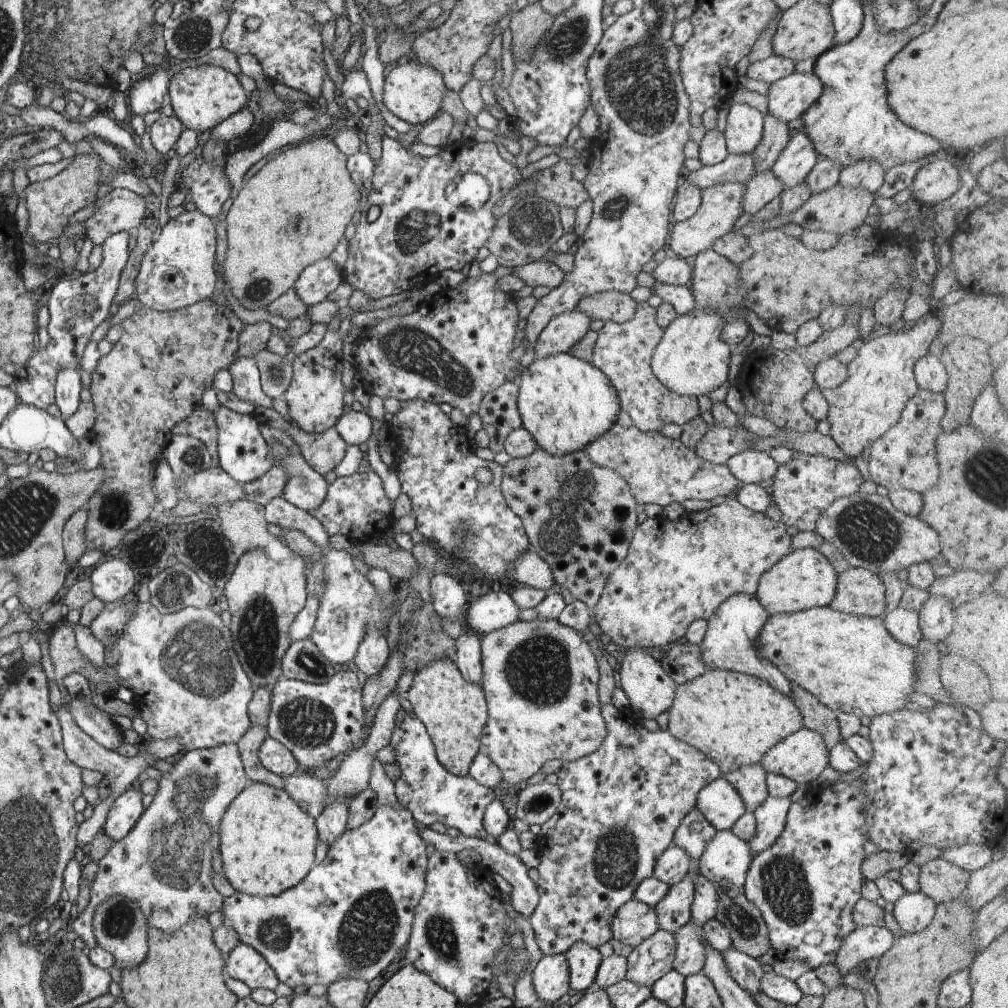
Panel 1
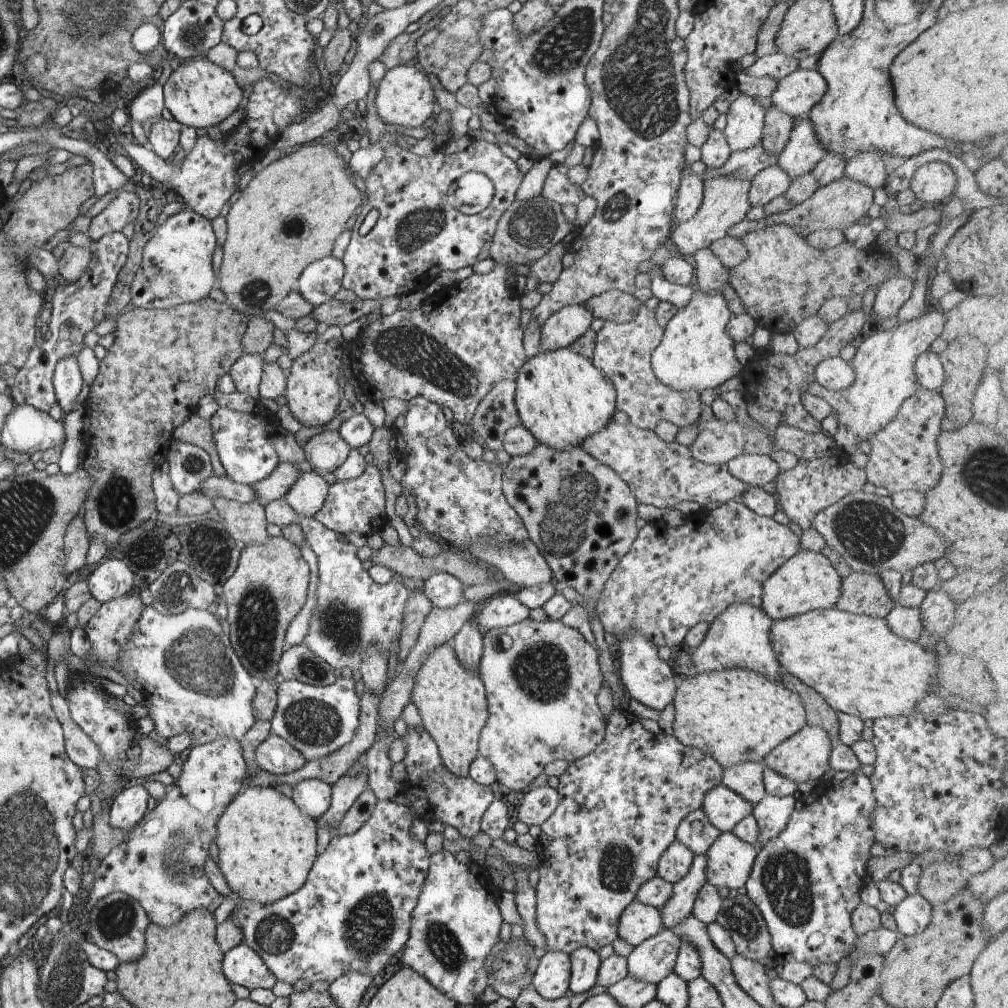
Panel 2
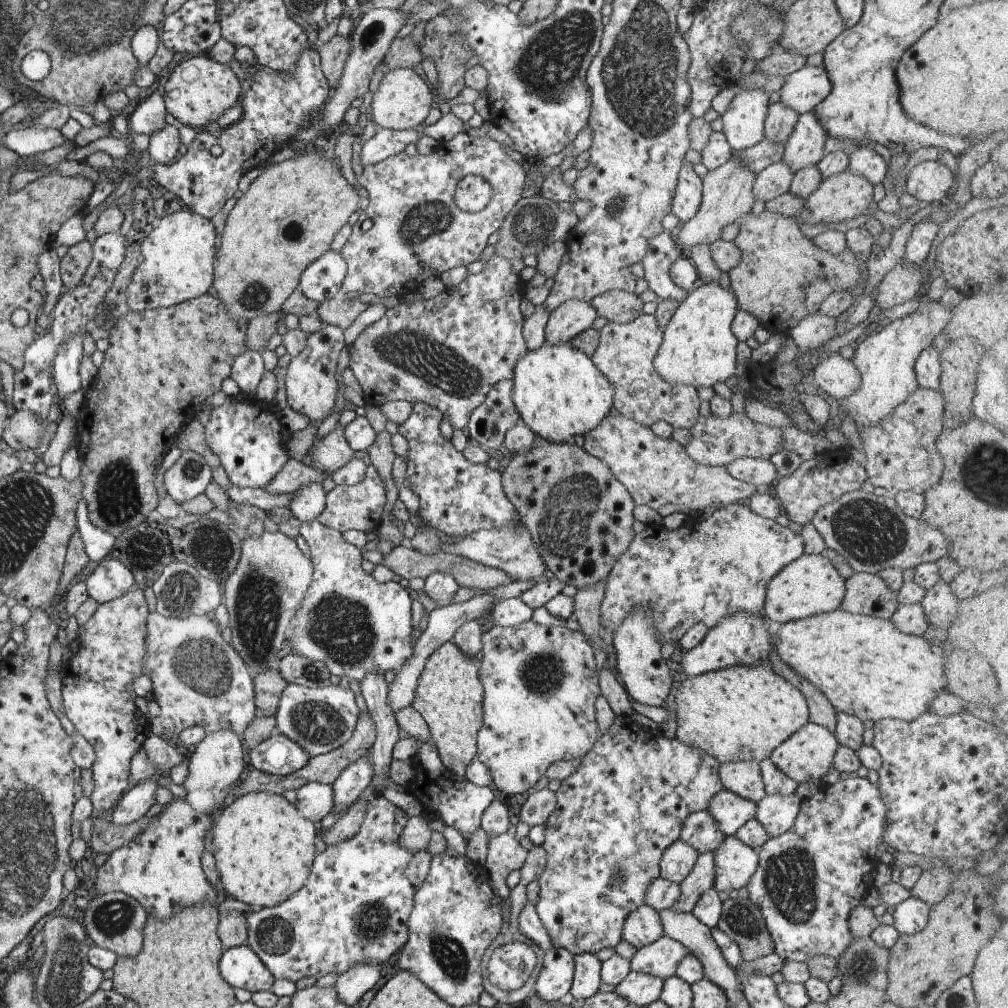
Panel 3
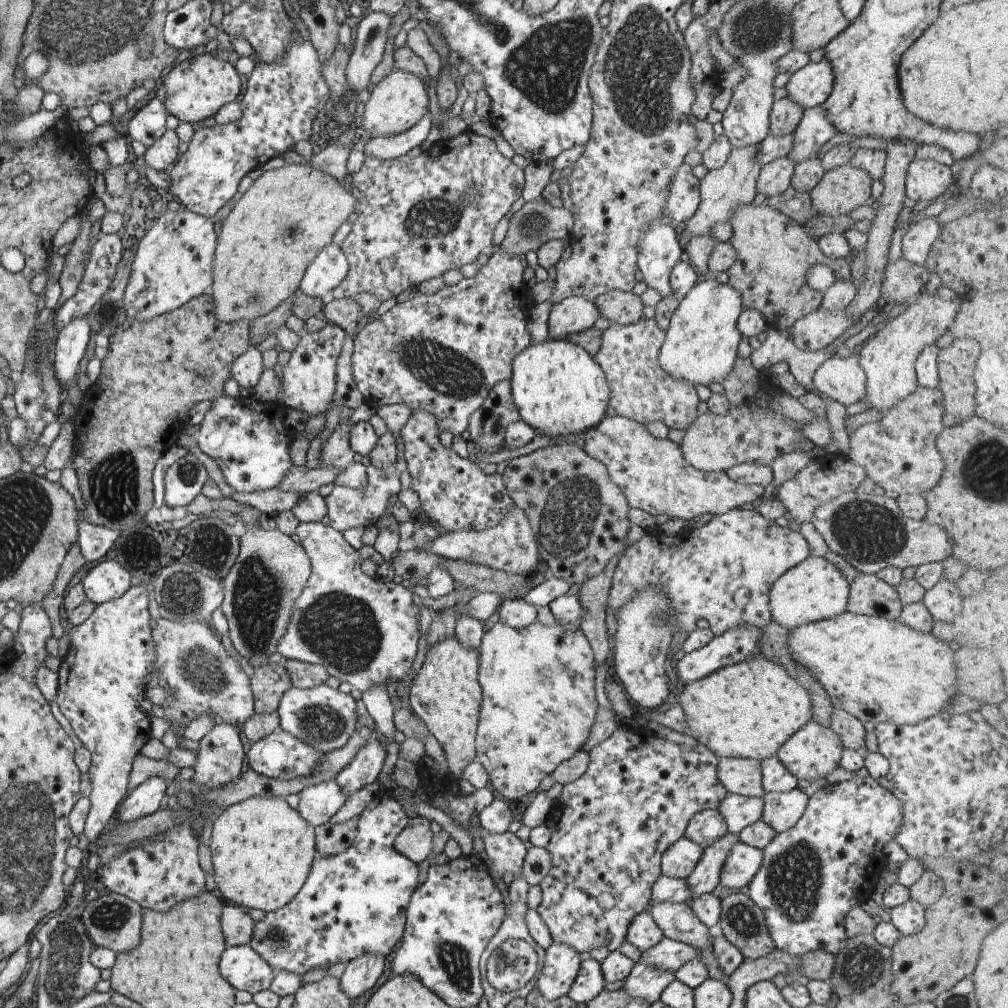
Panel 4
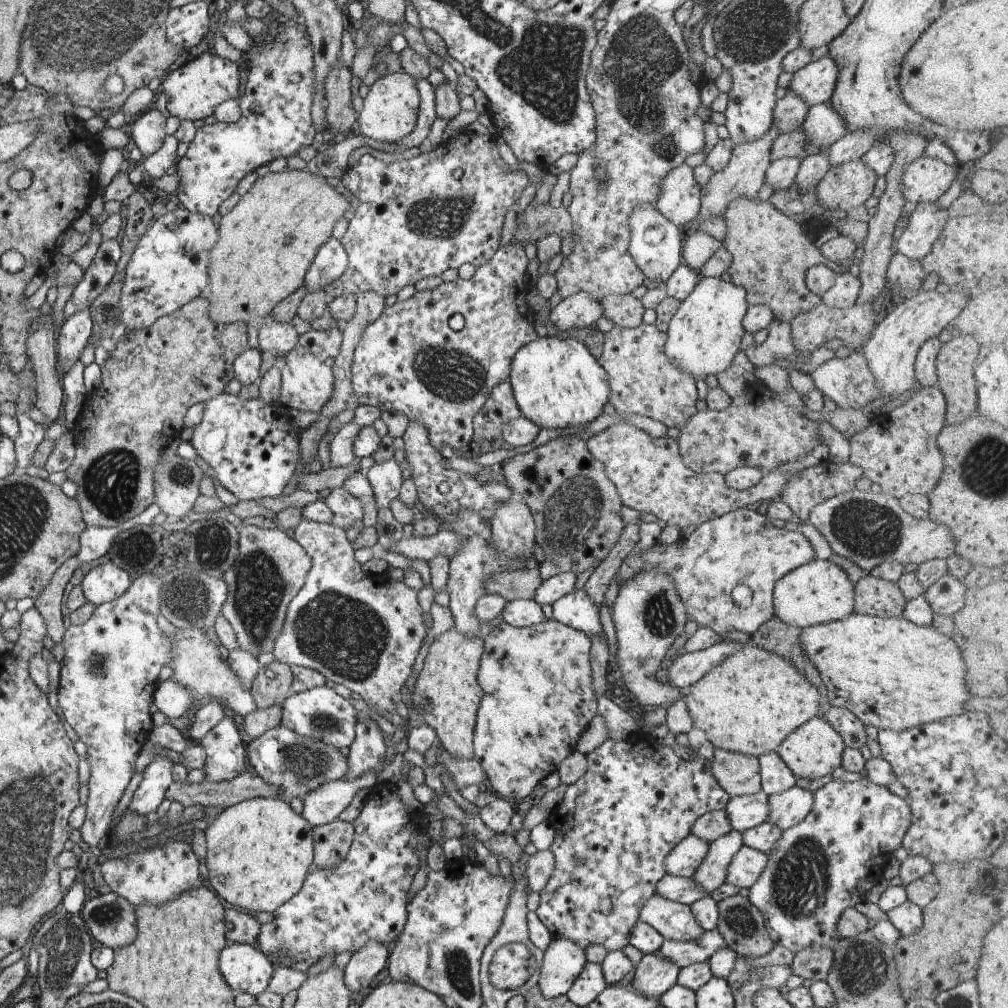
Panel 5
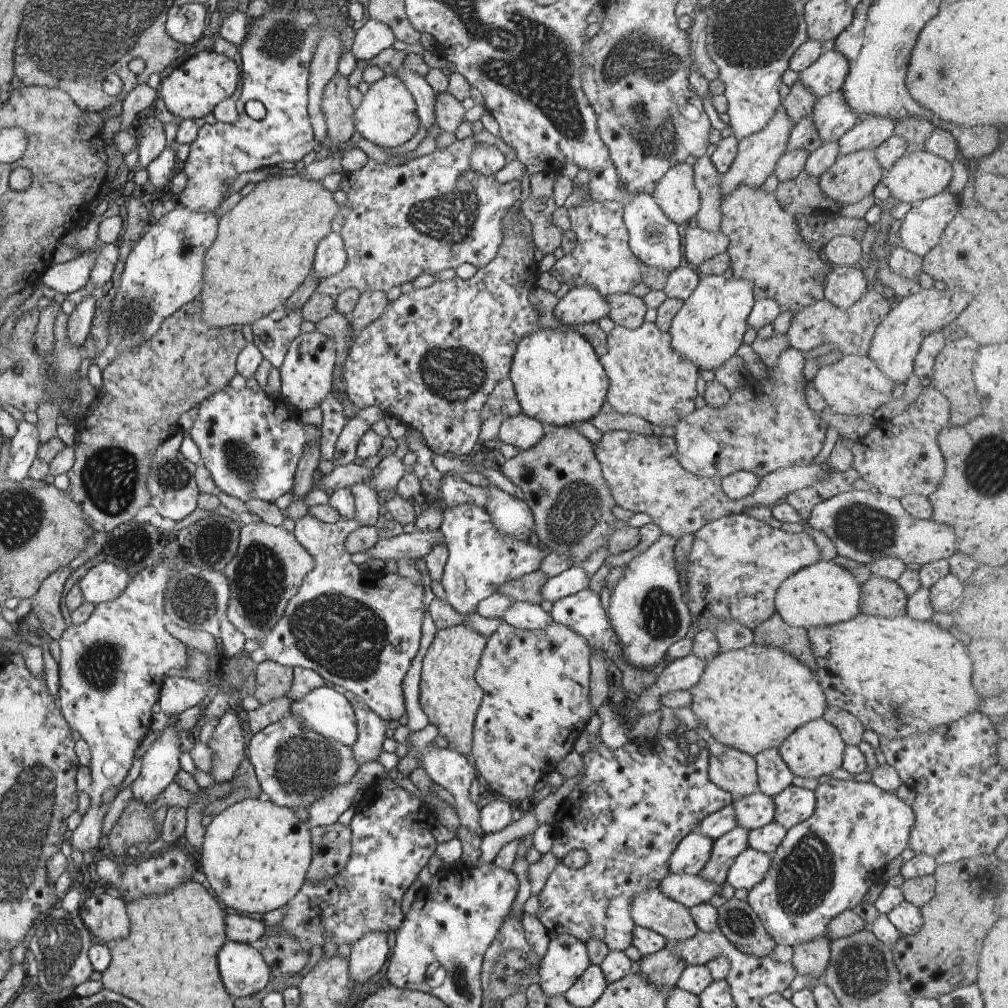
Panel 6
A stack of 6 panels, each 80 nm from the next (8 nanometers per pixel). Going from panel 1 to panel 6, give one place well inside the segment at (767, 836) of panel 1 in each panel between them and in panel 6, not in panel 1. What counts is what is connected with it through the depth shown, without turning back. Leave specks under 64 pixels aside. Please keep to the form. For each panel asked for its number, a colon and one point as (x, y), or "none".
2: (772, 813)
3: (777, 813)
4: (781, 811)
5: (786, 809)
6: (793, 805)

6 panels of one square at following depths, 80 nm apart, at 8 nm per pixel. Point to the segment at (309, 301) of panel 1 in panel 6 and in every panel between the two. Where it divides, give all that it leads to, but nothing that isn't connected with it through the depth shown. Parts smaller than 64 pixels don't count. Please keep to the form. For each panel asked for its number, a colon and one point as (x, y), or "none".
2: (321, 280)
3: (322, 279)
4: (329, 268)
5: (331, 260)
6: (330, 257)

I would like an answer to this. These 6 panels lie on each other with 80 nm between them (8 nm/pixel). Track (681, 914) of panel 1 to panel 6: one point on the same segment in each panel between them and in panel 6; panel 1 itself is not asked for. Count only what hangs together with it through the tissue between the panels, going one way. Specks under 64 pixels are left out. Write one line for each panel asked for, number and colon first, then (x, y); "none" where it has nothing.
2: (680, 906)
3: (701, 879)
4: (706, 876)
5: (711, 874)
6: (725, 849)

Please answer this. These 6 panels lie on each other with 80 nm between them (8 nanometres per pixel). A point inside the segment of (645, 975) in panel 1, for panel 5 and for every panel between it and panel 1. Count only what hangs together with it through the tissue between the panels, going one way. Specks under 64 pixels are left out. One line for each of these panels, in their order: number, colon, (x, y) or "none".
2: (653, 960)
3: (660, 958)
4: (668, 955)
5: (682, 953)

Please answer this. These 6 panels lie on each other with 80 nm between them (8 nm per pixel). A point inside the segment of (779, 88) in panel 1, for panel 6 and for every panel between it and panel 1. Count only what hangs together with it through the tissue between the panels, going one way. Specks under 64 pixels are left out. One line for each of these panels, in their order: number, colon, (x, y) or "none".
2: (796, 95)
3: (803, 90)
4: (810, 86)
5: (815, 83)
6: (827, 74)

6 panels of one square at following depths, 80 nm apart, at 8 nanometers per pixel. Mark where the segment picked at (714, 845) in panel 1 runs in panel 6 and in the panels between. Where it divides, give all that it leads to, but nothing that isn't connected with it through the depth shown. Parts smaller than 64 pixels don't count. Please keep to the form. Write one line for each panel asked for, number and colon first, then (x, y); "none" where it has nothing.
2: (730, 860)
3: (736, 863)
4: (743, 862)
5: (746, 865)
6: (750, 867)

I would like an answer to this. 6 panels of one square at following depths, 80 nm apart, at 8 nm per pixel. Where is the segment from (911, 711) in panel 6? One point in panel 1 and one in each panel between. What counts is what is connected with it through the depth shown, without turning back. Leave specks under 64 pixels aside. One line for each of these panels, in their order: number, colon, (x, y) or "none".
1: (851, 663)
2: (860, 667)
3: (866, 667)
4: (881, 671)
5: (891, 673)

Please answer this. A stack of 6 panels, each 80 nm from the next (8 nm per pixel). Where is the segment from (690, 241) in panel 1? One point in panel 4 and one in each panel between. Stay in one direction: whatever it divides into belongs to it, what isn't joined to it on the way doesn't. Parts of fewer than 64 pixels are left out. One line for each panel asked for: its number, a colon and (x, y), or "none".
2: (725, 202)
3: (727, 198)
4: (723, 189)

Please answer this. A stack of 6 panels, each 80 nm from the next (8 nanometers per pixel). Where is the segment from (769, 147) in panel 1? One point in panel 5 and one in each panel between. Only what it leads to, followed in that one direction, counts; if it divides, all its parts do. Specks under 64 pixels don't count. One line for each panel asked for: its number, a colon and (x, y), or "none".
2: (778, 127)
3: (780, 121)
4: (785, 115)
5: (790, 112)

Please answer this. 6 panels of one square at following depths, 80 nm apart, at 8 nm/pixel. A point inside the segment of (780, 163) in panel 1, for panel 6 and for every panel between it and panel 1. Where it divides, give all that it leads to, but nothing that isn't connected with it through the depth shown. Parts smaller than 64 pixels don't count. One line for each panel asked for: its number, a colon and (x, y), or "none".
2: (801, 155)
3: (804, 148)
4: (814, 130)
5: (823, 125)
6: (832, 117)

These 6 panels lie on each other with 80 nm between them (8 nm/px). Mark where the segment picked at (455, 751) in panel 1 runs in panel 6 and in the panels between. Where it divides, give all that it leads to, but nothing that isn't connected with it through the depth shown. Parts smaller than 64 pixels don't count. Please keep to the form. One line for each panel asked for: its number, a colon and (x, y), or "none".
2: (451, 701)
3: (449, 695)
4: (446, 694)
5: (447, 695)
6: (449, 695)

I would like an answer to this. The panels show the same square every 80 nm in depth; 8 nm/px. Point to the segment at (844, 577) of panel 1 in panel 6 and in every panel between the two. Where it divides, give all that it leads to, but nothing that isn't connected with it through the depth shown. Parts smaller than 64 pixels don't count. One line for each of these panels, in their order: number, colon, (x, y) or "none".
2: (861, 593)
3: (866, 594)
4: (870, 595)
5: (874, 596)
6: (879, 597)

